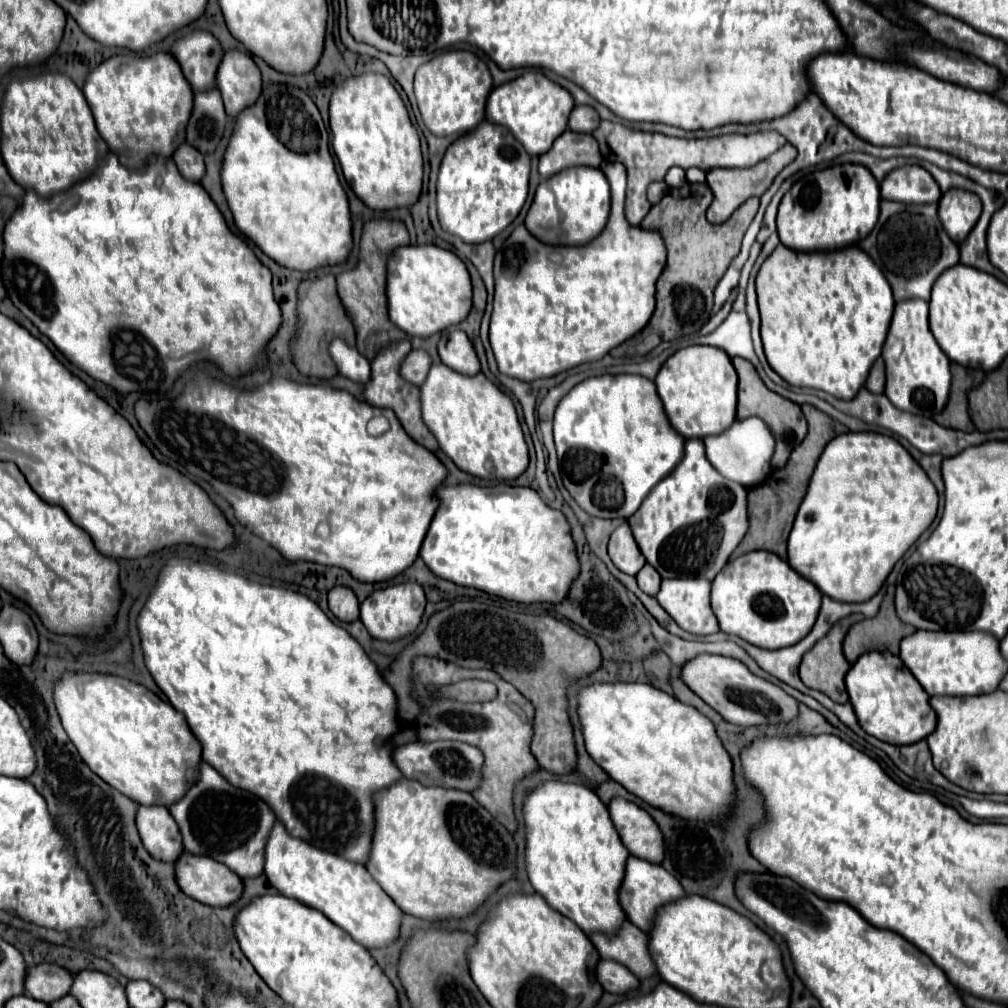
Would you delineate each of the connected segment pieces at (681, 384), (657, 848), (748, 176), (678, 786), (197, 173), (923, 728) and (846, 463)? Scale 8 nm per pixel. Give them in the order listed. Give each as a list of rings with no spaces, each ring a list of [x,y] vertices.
[[[688,346],[672,354],[656,376],[656,390],[674,430],[684,438],[706,438],[724,432],[736,420],[738,376],[724,350]]]
[[[612,798],[608,812],[622,844],[632,856],[654,864],[662,862],[662,834],[648,812],[624,798]]]
[[[792,144],[782,146],[778,152],[774,152],[772,156],[768,156],[766,160],[754,164],[754,168],[712,168],[708,172],[708,186],[714,192],[714,202],[708,208],[708,222],[712,224],[722,224],[726,222],[732,212],[750,196],[762,196],[770,184],[774,182],[774,178],[782,172],[784,166],[788,166],[790,162],[796,160],[796,148]]]
[[[592,682],[592,684],[586,684],[586,686],[580,688],[576,712],[578,712],[578,718],[580,718],[582,736],[584,736],[584,744],[586,744],[588,754],[592,756],[592,760],[612,780],[616,780],[618,784],[622,784],[628,792],[636,794],[640,800],[644,800],[650,806],[656,806],[660,810],[666,810],[666,812],[682,816],[682,818],[698,818],[698,820],[710,820],[710,822],[714,822],[714,818],[726,814],[726,810],[728,810],[728,806],[732,802],[732,792],[734,792],[734,786],[732,786],[732,760],[730,760],[728,752],[724,750],[720,738],[716,736],[714,724],[702,712],[698,712],[694,706],[682,704],[674,696],[670,696],[670,694],[666,694],[666,692],[650,686],[650,684],[640,684],[640,682]]]
[[[182,144],[182,146],[176,148],[172,158],[174,158],[180,174],[186,180],[200,182],[200,178],[204,176],[204,158],[196,148],[190,148],[188,144]]]
[[[890,652],[862,654],[846,674],[846,688],[862,730],[882,742],[912,744],[924,740],[936,728],[936,712],[928,704],[930,696],[902,660]]]
[[[848,432],[828,442],[788,536],[788,564],[840,602],[870,600],[894,564],[932,524],[938,494],[920,464],[894,438]]]

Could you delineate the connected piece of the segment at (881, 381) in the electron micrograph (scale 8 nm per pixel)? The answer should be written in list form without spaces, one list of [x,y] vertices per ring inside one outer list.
[[[878,358],[868,374],[868,380],[866,380],[866,388],[874,394],[882,394],[884,392],[884,384],[886,384],[886,374],[884,374],[884,360]]]

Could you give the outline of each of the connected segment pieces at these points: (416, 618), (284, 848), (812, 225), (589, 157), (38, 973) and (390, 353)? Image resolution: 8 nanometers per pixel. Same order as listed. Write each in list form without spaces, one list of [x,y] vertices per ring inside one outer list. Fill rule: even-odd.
[[[402,582],[402,584],[394,584],[394,586],[372,592],[360,604],[360,620],[364,622],[364,626],[368,628],[372,638],[396,640],[396,638],[406,636],[420,624],[424,606],[426,606],[426,596],[424,596],[422,586],[416,582]]]
[[[280,820],[274,822],[266,842],[264,874],[280,894],[320,910],[328,920],[366,948],[382,948],[398,936],[402,910],[374,882],[362,864],[332,852],[322,852],[322,848],[314,848],[312,844],[290,836]]]
[[[840,164],[798,180],[778,208],[780,242],[798,252],[832,252],[864,240],[880,214],[880,184],[860,164]]]
[[[566,130],[552,148],[540,156],[538,172],[546,180],[558,174],[564,168],[572,166],[600,166],[602,156],[598,150],[598,142],[592,134],[580,134]]]
[[[38,964],[28,970],[24,980],[24,990],[28,996],[42,1000],[42,1002],[54,1002],[68,994],[72,984],[72,972],[66,968],[60,968],[56,964]]]
[[[404,338],[404,340],[398,340],[386,348],[382,348],[382,352],[378,352],[378,356],[372,360],[372,376],[366,384],[362,384],[362,396],[364,396],[364,402],[368,402],[370,406],[376,406],[376,408],[390,408],[394,410],[396,418],[400,420],[402,428],[406,430],[408,436],[412,436],[412,440],[416,440],[420,446],[428,448],[428,450],[438,450],[438,442],[436,438],[430,434],[430,430],[424,426],[422,418],[420,418],[420,400],[418,400],[418,388],[414,384],[408,384],[400,378],[398,374],[398,366],[402,362],[402,358],[410,352],[410,340]]]

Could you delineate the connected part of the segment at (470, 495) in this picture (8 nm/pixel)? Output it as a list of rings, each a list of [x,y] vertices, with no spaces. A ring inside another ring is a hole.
[[[456,484],[436,490],[438,508],[420,548],[424,564],[440,578],[522,604],[560,602],[578,574],[576,548],[566,518],[548,508],[536,490],[496,484]]]

